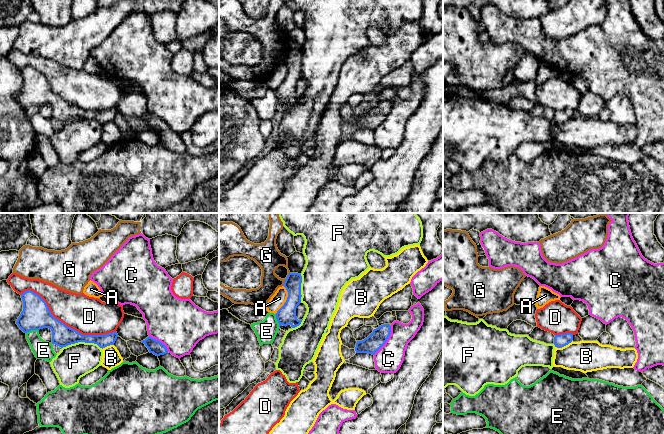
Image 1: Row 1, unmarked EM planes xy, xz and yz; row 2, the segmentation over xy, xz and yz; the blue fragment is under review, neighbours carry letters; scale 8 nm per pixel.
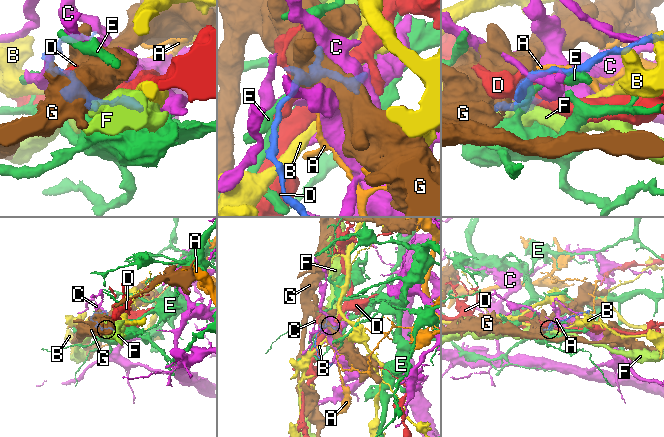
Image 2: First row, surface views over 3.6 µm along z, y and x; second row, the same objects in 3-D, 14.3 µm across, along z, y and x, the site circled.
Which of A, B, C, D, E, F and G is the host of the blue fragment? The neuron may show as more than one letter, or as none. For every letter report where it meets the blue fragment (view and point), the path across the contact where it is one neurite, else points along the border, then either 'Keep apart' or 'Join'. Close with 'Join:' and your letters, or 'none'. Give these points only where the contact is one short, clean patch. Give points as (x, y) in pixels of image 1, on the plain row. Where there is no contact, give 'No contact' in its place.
A: Touches blue at xz (286, 76). Boundary: xz (283, 61), (287, 68), (287, 75), (275, 90). Keep apart
B: Touches blue at yz (563, 122). Boundary: yz (572, 117), (561, 123), (555, 123). Keep apart
C: Touches blue at xz (386, 116). Boundary: xz (391, 102), (389, 113), (373, 130). Keep apart
D: Touches blue at xy (65, 101). Keep apart
E: Touches blue at xy (32, 105). Keep apart
F: Touches blue at xy (82, 117). Keep apart
G: Touches blue at xz (286, 55). Keep apart
Join: none

